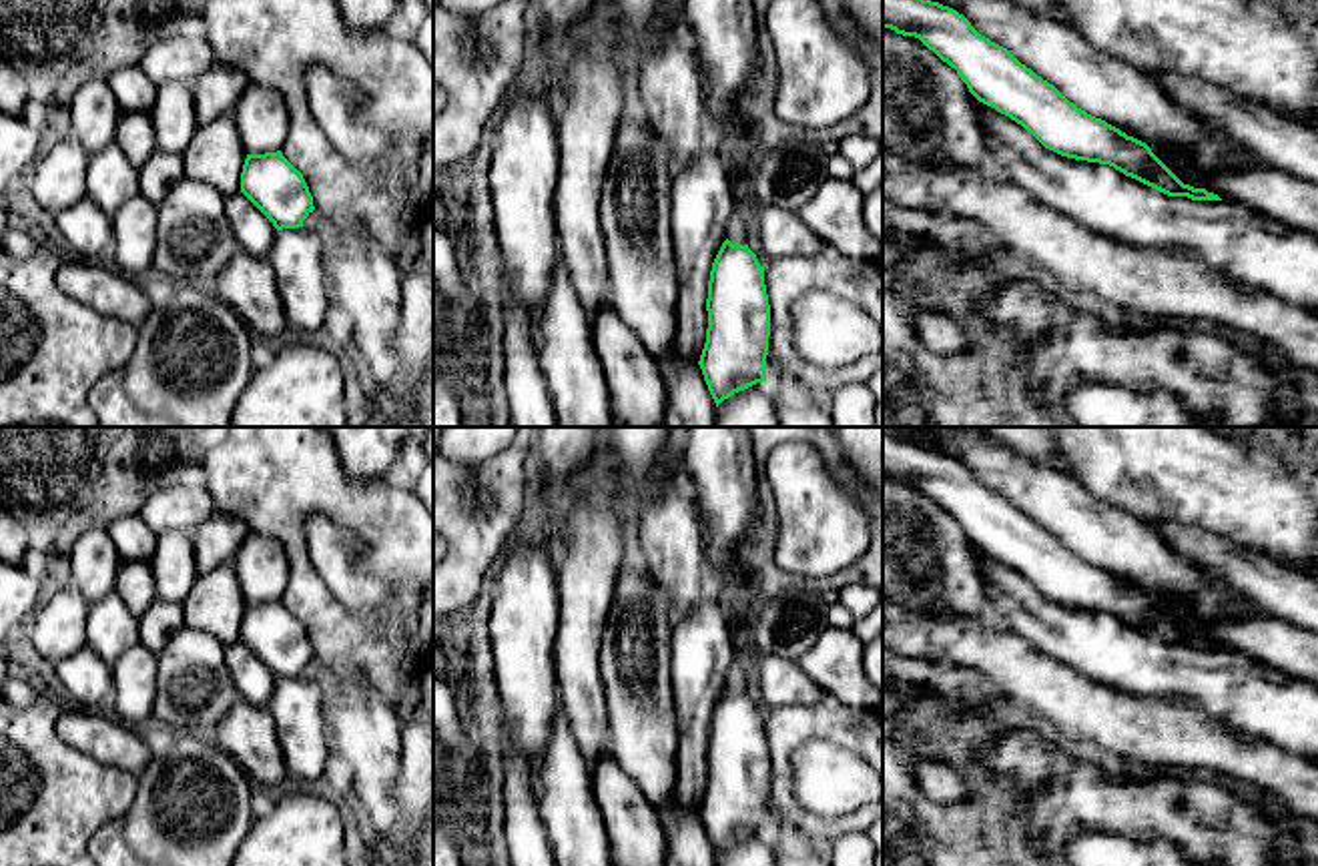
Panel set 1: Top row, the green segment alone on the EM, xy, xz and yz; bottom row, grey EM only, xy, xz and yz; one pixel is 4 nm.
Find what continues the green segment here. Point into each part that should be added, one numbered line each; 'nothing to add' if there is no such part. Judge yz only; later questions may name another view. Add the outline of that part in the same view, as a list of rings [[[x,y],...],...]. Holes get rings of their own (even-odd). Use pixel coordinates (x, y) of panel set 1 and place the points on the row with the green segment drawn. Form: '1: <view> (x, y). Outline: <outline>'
nothing to add

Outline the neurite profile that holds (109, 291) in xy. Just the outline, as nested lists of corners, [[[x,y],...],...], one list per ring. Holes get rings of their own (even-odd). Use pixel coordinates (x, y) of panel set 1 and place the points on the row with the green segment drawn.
[[[84,259],[62,263],[56,285],[96,313],[134,327],[150,315],[158,301],[152,287],[142,279],[132,279],[118,267],[102,267]]]

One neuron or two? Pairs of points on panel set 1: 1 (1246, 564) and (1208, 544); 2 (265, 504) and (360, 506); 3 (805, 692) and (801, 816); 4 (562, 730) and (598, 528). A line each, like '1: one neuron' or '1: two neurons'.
1: one neuron
2: one neuron
3: two neurons
4: two neurons

